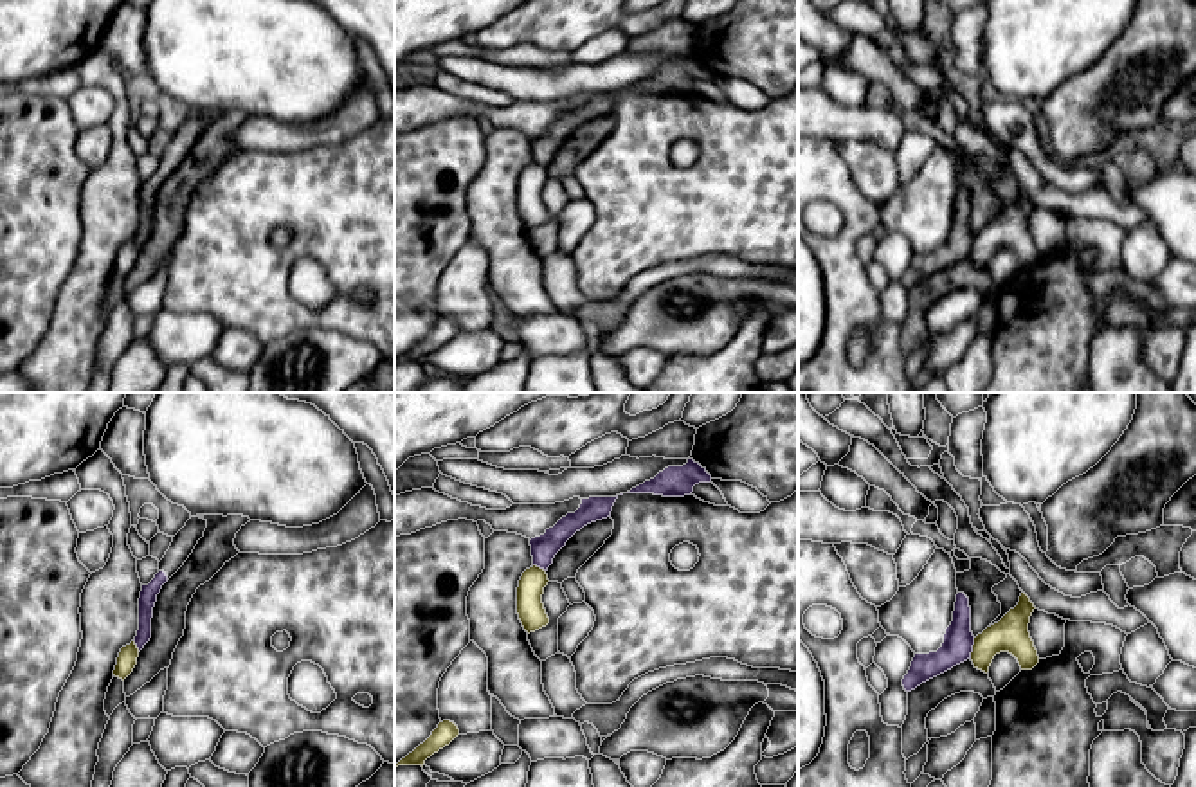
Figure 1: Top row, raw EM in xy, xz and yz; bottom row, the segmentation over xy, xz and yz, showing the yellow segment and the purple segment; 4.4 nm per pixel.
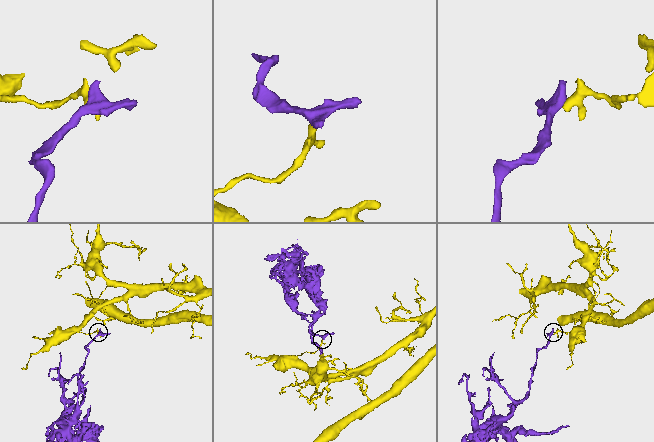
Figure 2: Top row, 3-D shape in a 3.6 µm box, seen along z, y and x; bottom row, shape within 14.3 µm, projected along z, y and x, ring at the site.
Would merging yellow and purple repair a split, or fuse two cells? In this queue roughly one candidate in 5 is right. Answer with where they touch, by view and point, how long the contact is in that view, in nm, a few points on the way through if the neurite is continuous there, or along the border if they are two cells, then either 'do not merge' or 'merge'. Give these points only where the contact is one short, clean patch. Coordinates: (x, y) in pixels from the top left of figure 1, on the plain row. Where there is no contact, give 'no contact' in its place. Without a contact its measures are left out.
contact yz (973, 245); length 100 nm; border yz (975, 235), (969, 254); do not merge

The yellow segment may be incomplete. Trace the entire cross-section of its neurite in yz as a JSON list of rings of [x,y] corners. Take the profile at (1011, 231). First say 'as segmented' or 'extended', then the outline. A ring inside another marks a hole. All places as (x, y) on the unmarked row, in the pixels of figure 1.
as segmented; [[[1021,189],[1019,198],[998,220],[987,223],[974,234],[971,258],[974,265],[989,268],[996,250],[1012,250],[1021,267],[1032,267],[1039,259],[1037,247],[1028,229],[1034,200]]]

